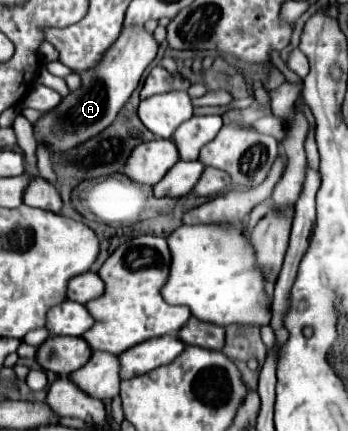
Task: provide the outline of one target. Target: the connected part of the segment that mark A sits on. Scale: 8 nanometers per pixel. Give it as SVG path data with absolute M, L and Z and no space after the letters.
M125 25L119 39L107 49L103 63L95 67L89 77L81 77L81 89L71 91L53 111L45 113L35 123L35 137L45 141L55 151L65 151L101 133L115 121L117 111L127 103L129 95L139 85L143 71L155 59L157 49L159 45L155 37L147 33L143 25Z

